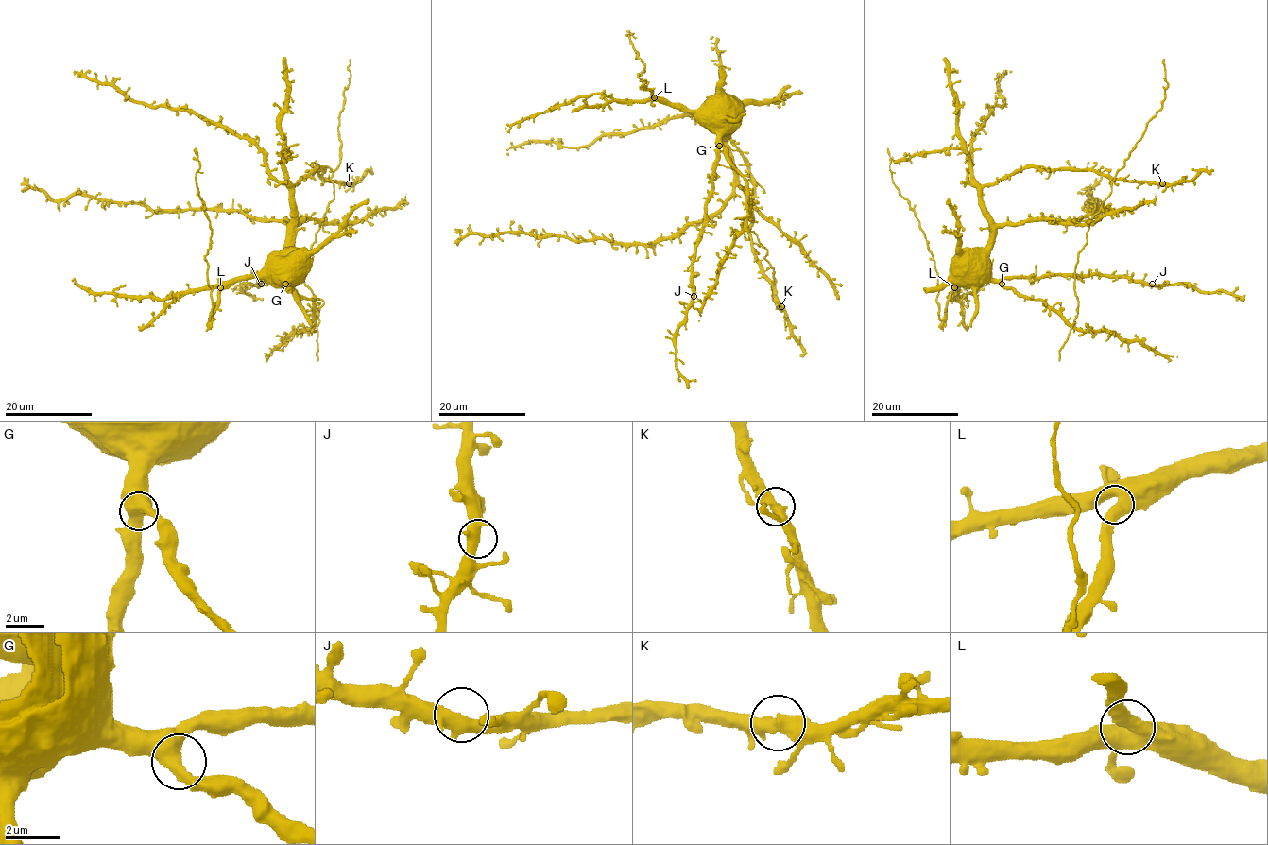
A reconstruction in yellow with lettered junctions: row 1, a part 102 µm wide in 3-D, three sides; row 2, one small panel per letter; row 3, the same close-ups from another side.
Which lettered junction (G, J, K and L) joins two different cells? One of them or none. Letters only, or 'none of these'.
none of these

